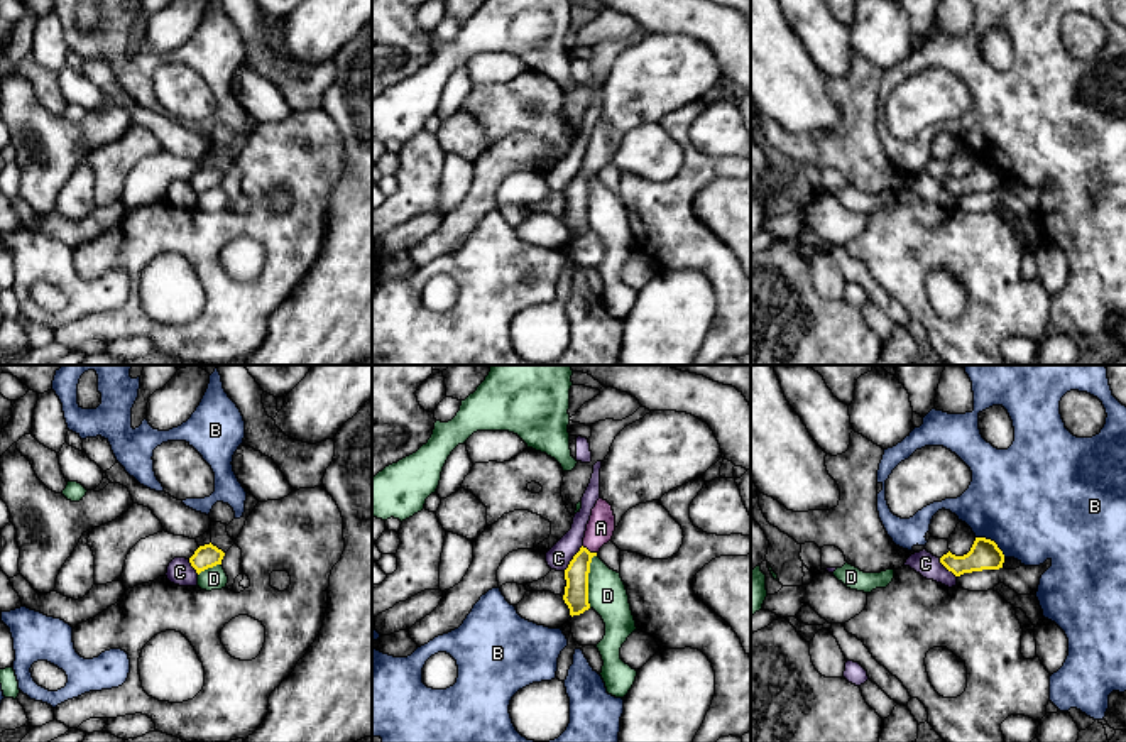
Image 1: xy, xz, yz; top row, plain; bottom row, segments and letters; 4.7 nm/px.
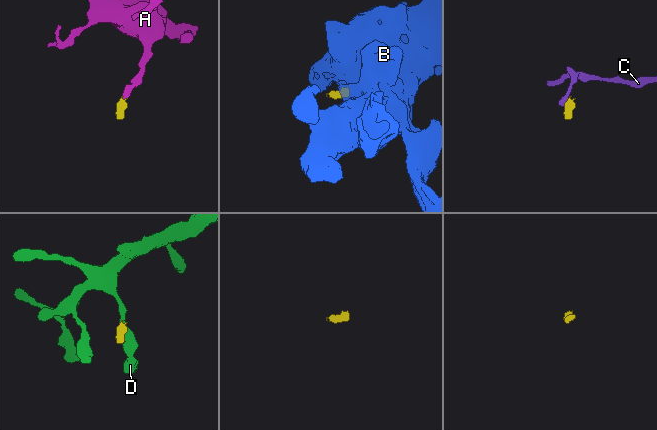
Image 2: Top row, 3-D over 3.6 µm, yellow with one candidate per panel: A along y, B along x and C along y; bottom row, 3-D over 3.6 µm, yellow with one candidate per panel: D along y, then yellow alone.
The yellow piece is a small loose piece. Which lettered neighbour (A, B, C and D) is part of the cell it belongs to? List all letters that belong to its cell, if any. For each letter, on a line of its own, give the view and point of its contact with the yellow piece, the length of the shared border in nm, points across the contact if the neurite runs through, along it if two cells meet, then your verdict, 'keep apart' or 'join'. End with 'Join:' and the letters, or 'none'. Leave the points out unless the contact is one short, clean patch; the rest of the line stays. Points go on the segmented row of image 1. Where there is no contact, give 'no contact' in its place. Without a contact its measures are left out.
A: contact xz (587, 550); length 80 nm; way xz (575, 595), (577, 570), (587, 550), (601, 528); join
B: contact yz (993, 541); length 170 nm; border yz (976, 536), (991, 540), (1005, 556); keep apart
C: contact xz (573, 558); length 160 nm; border xz (582, 545), (563, 570); keep apart
D: contact xz (587, 582); length 260 nm; border xz (595, 555), (589, 573), (590, 607); keep apart
Join: A

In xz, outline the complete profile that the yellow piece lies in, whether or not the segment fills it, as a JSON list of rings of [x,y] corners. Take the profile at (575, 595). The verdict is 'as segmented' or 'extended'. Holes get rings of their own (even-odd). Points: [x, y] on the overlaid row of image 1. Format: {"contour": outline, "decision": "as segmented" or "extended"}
{"contour": [[[599,499],[592,509],[590,521],[587,524],[583,546],[573,556],[565,570],[565,595],[563,600],[570,608],[570,615],[580,615],[590,608],[588,603],[588,573],[592,558],[597,556],[600,548],[612,541],[615,531],[615,516],[612,505]]], "decision": "extended"}

